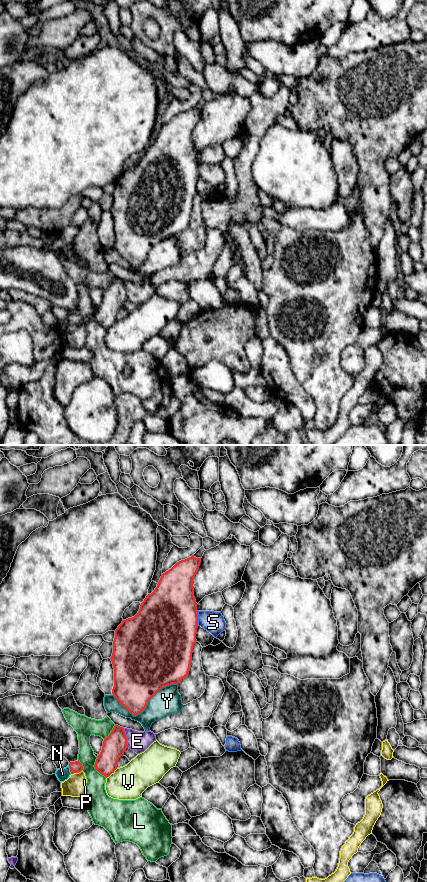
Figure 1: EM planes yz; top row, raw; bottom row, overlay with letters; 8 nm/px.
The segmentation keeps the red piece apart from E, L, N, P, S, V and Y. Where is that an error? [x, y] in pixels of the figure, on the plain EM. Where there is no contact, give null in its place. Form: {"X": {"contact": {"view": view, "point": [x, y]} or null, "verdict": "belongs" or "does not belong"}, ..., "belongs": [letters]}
{"E": {"contact": {"view": "yz", "point": [126, 290]}, "verdict": "does not belong"}, "L": {"contact": {"view": "yz", "point": [95, 320]}, "verdict": "does not belong"}, "N": {"contact": {"view": "yz", "point": [70, 321]}, "verdict": "belongs"}, "P": {"contact": {"view": "yz", "point": [76, 324]}, "verdict": "does not belong"}, "S": {"contact": {"view": "yz", "point": [197, 170]}, "verdict": "does not belong"}, "V": {"contact": {"view": "yz", "point": [111, 325]}, "verdict": "does not belong"}, "Y": {"contact": {"view": "yz", "point": [146, 257]}, "verdict": "does not belong"}, "belongs": ["N"]}

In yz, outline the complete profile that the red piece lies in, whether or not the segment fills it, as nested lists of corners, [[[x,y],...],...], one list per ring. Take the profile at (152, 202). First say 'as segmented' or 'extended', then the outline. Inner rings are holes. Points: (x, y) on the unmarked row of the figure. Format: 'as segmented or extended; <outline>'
as segmented; [[[192,107],[163,125],[155,142],[141,155],[138,165],[132,170],[123,172],[115,182],[113,205],[110,210],[114,220],[112,246],[133,268],[144,263],[149,252],[163,239],[178,236],[189,226],[199,178],[193,132],[200,115],[201,110]]]

